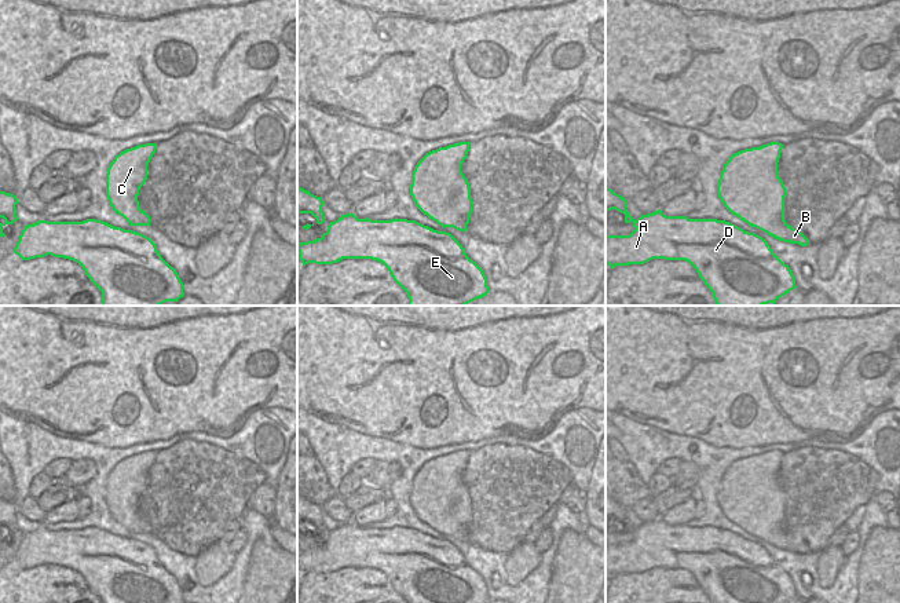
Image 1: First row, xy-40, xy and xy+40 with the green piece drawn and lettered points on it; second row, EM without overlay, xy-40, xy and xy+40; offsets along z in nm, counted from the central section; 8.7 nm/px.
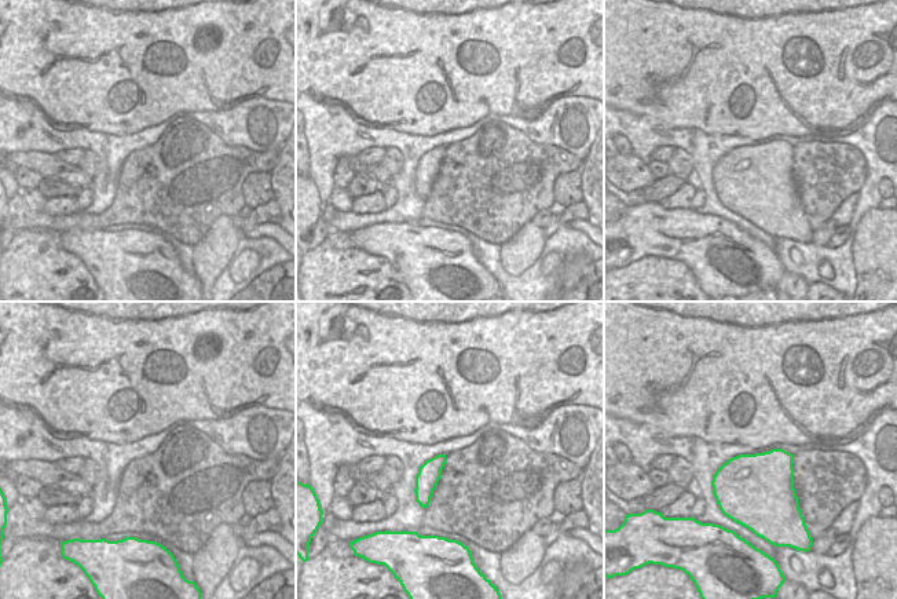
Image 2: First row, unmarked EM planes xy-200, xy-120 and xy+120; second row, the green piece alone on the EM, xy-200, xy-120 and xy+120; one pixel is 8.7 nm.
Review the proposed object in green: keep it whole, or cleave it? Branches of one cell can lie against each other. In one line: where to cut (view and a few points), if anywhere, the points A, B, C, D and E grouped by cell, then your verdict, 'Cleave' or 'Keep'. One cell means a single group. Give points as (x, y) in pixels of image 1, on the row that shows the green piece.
No split. Groups: A B C D E. Keep

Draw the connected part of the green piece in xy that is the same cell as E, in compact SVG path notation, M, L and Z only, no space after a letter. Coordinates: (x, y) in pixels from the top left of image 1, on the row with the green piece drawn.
M352 212L330 222L328 231L314 241L297 245L303 266L333 264L343 259L372 259L383 263L392 279L406 292L409 306L467 306L490 290L483 270L471 260L450 234L416 220L358 219Z

